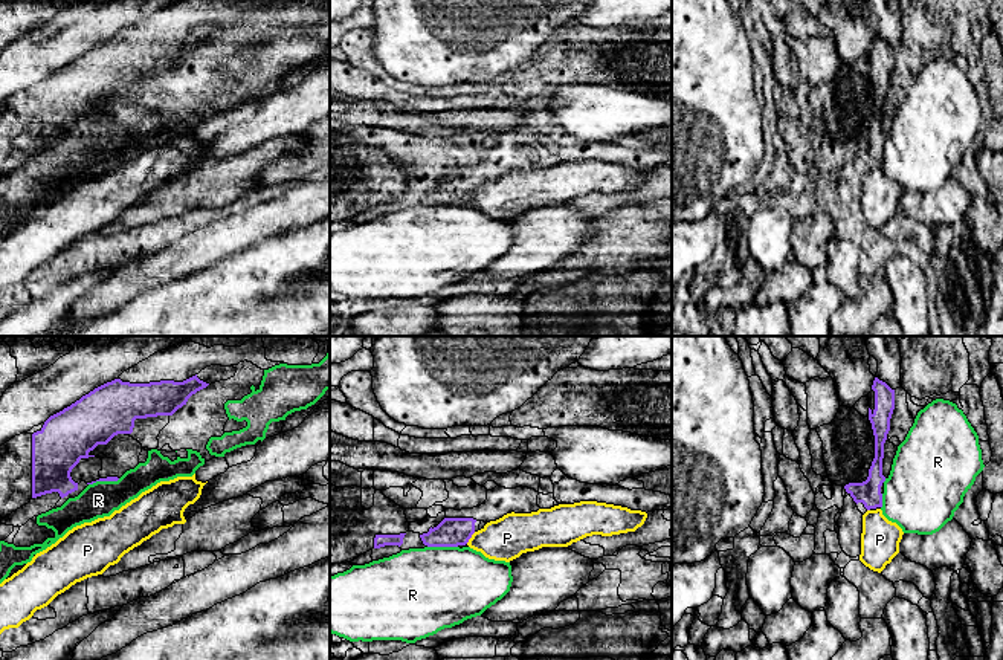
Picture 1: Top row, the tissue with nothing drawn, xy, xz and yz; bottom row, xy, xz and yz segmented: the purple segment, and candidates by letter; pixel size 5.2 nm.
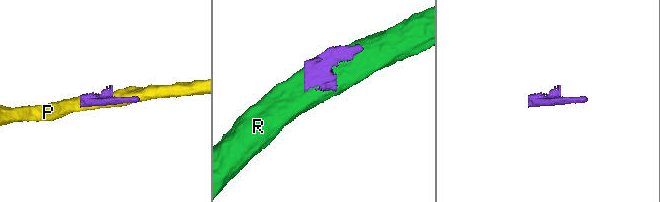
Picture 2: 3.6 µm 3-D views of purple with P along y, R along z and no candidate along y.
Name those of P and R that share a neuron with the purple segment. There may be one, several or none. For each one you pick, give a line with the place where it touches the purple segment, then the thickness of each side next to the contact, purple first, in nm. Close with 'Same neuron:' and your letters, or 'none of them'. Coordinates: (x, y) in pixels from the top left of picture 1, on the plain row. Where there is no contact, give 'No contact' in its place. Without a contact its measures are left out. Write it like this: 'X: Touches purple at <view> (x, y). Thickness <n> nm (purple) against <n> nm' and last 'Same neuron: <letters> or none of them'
Same neuron: none of them

